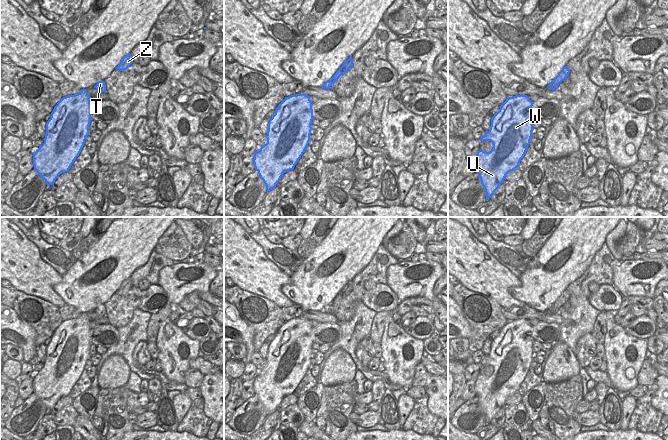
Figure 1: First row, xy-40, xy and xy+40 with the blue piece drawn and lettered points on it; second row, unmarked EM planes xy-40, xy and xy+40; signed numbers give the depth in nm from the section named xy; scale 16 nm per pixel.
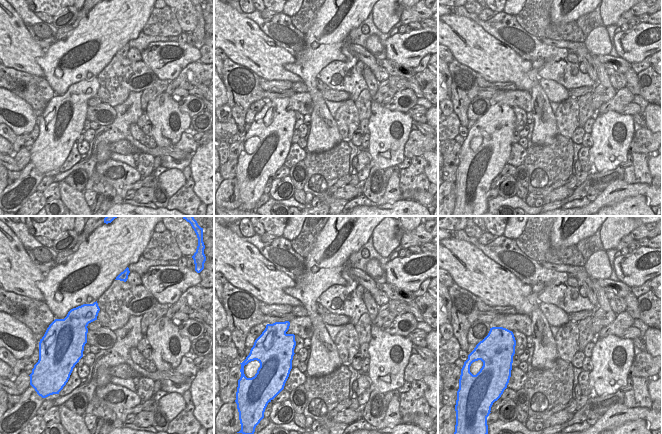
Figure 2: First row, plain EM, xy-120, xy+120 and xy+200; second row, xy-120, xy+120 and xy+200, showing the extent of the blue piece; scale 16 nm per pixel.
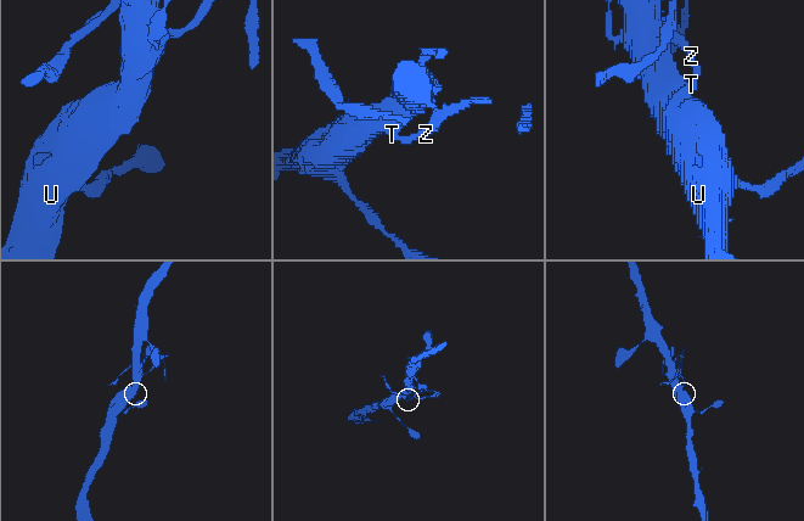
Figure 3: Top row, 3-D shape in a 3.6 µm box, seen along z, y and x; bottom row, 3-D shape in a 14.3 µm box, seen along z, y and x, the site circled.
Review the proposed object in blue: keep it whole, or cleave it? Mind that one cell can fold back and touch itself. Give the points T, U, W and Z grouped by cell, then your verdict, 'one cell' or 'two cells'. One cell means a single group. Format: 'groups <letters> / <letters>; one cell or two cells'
groups T U W / Z; two cells

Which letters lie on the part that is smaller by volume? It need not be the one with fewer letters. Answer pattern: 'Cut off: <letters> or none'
Cut off: Z

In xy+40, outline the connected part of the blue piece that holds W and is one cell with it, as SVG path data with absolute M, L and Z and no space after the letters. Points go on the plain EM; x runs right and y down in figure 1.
M527 319L508 321L500 330L499 335L492 341L490 353L485 356L480 365L491 365L493 373L490 376L479 374L475 382L475 393L479 398L482 410L485 413L486 424L503 407L506 399L518 392L524 381L532 361L534 339L531 337L533 326Z

